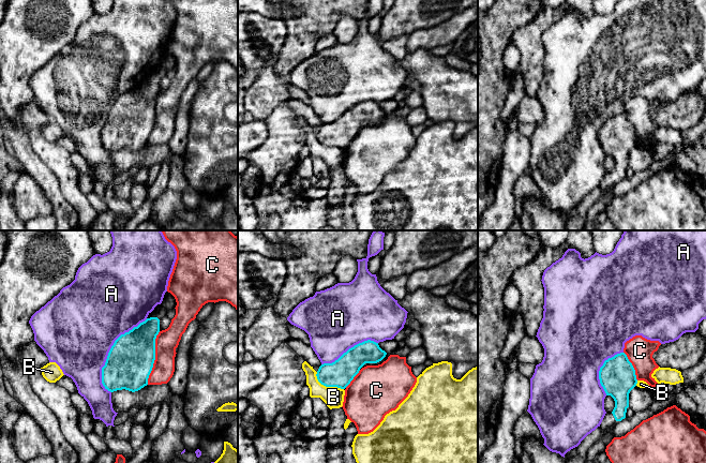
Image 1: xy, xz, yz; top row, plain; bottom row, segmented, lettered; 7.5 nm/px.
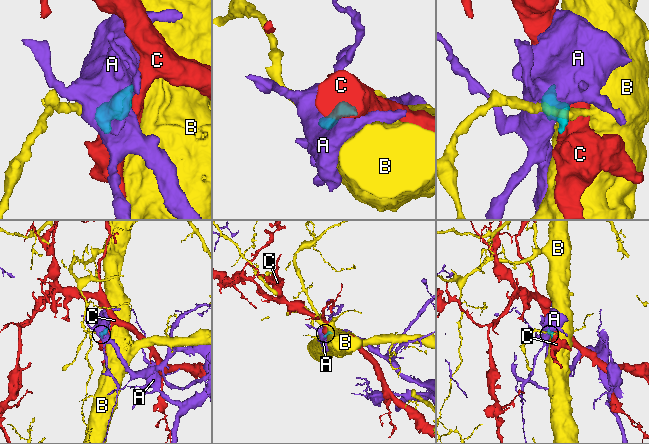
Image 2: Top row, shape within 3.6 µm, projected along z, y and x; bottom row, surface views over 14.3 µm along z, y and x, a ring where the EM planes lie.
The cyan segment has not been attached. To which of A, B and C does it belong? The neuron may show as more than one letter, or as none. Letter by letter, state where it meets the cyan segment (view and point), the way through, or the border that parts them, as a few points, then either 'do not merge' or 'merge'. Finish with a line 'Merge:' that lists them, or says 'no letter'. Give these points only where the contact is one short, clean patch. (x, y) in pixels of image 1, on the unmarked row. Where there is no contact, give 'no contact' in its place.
A: xy (109, 110) | do not merge
B: xz (327, 146) | along xz (316, 132), (316, 138), (325, 146), (336, 146), (343, 149) | do not merge
C: xy (154, 118) | do not merge
Merge: no letter

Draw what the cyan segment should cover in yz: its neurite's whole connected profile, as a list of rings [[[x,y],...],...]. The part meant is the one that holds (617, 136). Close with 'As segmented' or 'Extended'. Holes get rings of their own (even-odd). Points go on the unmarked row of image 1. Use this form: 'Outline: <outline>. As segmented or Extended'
Outline: [[[625,113],[604,121],[599,131],[599,139],[606,155],[614,159],[615,167],[612,173],[606,173],[601,184],[581,201],[577,215],[566,220],[566,230],[583,230],[591,205],[603,197],[607,188],[626,178],[629,153],[637,144],[635,130]]]. Extended

